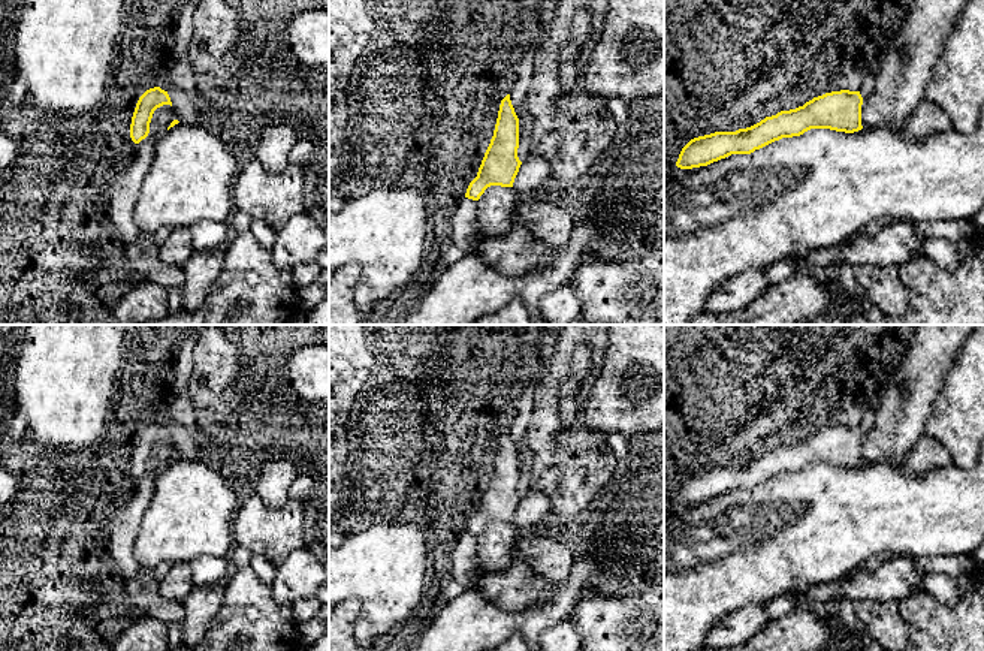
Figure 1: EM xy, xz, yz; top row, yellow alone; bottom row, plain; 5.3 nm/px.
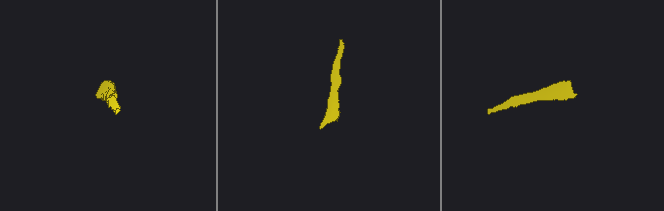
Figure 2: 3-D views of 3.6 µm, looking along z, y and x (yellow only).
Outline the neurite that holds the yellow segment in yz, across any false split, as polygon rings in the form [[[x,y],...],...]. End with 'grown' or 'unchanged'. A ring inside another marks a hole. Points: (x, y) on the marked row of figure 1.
[[[860,91],[825,93],[803,106],[766,117],[751,127],[694,138],[682,148],[676,166],[692,169],[731,154],[751,154],[775,141],[800,136],[811,129],[854,133],[863,129],[861,105]]]; unchanged

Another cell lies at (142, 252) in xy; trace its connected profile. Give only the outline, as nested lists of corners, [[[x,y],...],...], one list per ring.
[[[170,105],[154,111],[148,136],[138,144],[136,159],[123,171],[112,190],[111,218],[123,241],[133,277],[181,290],[182,268],[163,263],[154,235],[142,230],[133,220],[142,183],[153,165],[156,142],[173,120],[178,120],[178,114]]]

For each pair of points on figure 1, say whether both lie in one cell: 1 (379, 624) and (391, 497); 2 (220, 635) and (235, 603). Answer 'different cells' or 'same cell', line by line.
1: different cells
2: same cell

